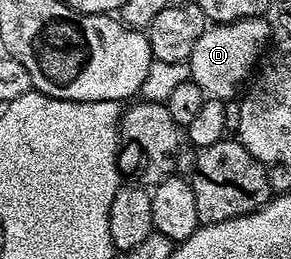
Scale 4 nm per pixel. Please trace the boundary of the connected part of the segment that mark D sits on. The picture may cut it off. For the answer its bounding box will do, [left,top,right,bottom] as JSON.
[187,16,271,100]

